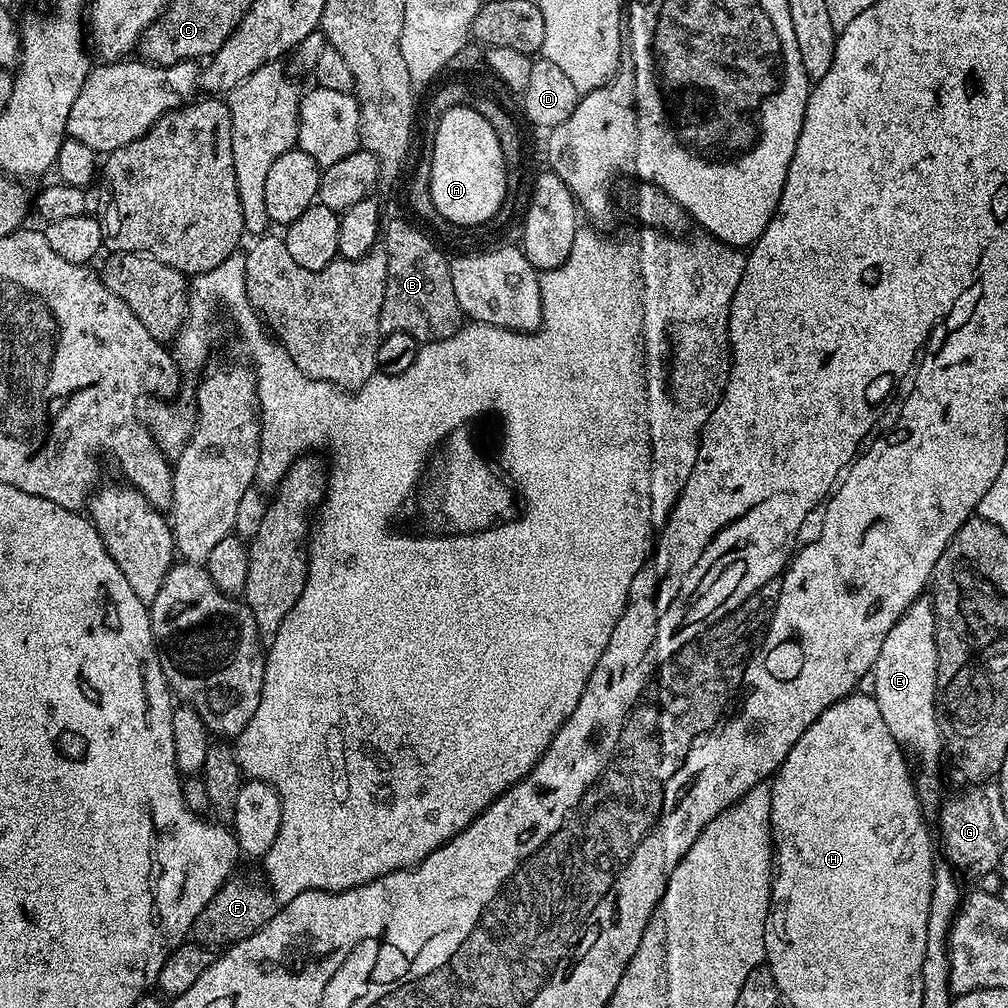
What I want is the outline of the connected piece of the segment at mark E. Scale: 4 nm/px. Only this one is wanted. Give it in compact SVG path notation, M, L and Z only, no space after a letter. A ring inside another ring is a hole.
M921 598L892 625L890 634L886 634L882 642L882 650L876 652L876 665L871 669L875 675L873 696L878 702L878 710L882 710L882 719L890 734L894 734L900 747L914 761L916 797L928 814L939 813L946 792L944 780L940 777L940 759L945 759L946 749L936 717L937 666L934 610L927 599Z

